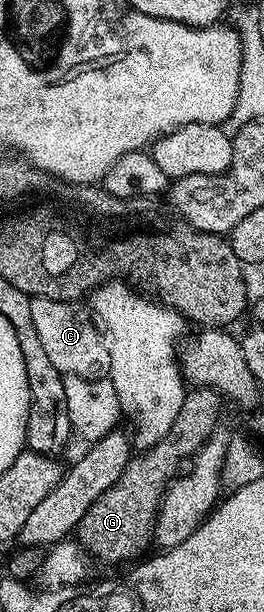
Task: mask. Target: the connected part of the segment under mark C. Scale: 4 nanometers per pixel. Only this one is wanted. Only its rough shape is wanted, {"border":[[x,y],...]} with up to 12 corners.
{"border":[[31,298],[60,374],[106,378],[111,357],[86,305]]}

